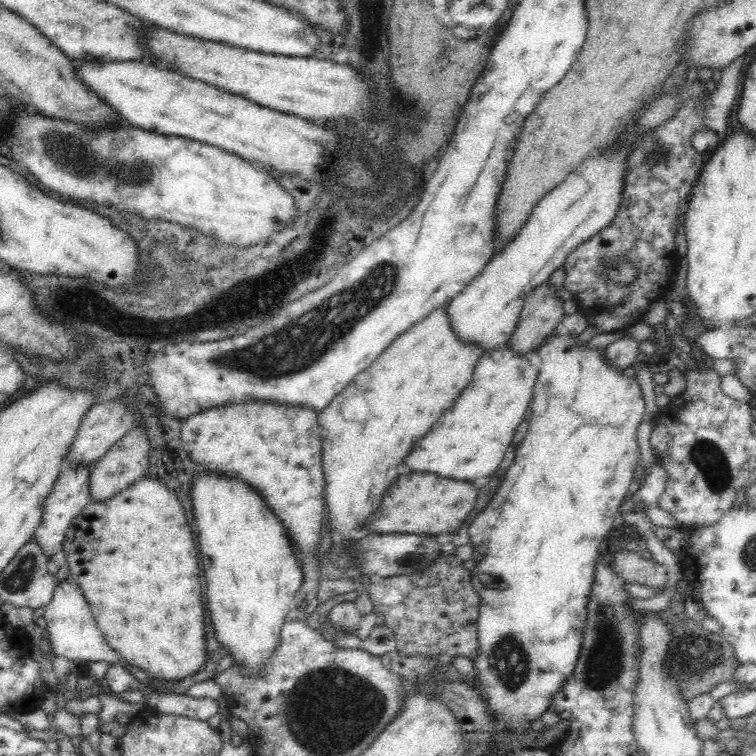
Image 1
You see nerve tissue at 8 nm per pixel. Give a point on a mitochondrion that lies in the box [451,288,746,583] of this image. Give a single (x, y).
(712, 465)

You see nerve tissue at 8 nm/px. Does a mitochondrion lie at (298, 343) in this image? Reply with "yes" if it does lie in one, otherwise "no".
yes

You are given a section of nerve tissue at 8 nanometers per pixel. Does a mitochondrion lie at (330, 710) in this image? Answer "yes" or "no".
yes

